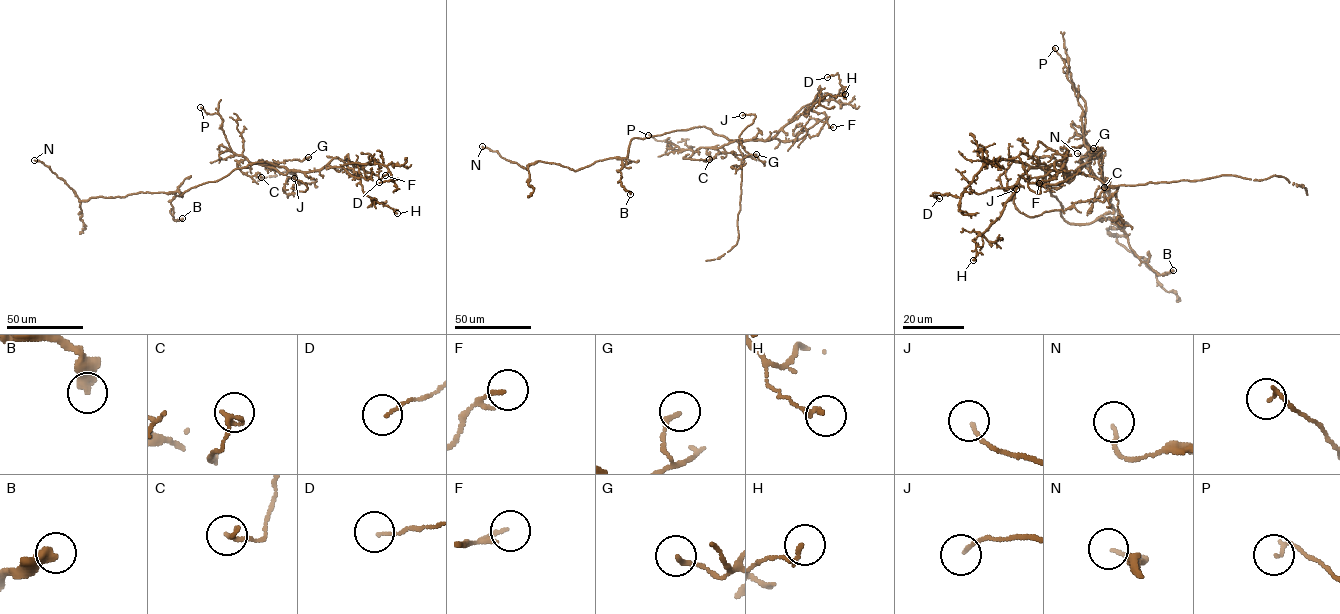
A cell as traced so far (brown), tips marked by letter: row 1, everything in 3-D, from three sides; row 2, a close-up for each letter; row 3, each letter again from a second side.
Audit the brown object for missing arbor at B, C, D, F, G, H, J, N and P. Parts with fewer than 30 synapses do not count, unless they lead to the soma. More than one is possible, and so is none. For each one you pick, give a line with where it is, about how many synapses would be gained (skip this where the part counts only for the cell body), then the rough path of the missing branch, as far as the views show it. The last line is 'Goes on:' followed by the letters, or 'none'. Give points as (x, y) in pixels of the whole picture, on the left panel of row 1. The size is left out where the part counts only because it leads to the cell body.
Goes on: none

